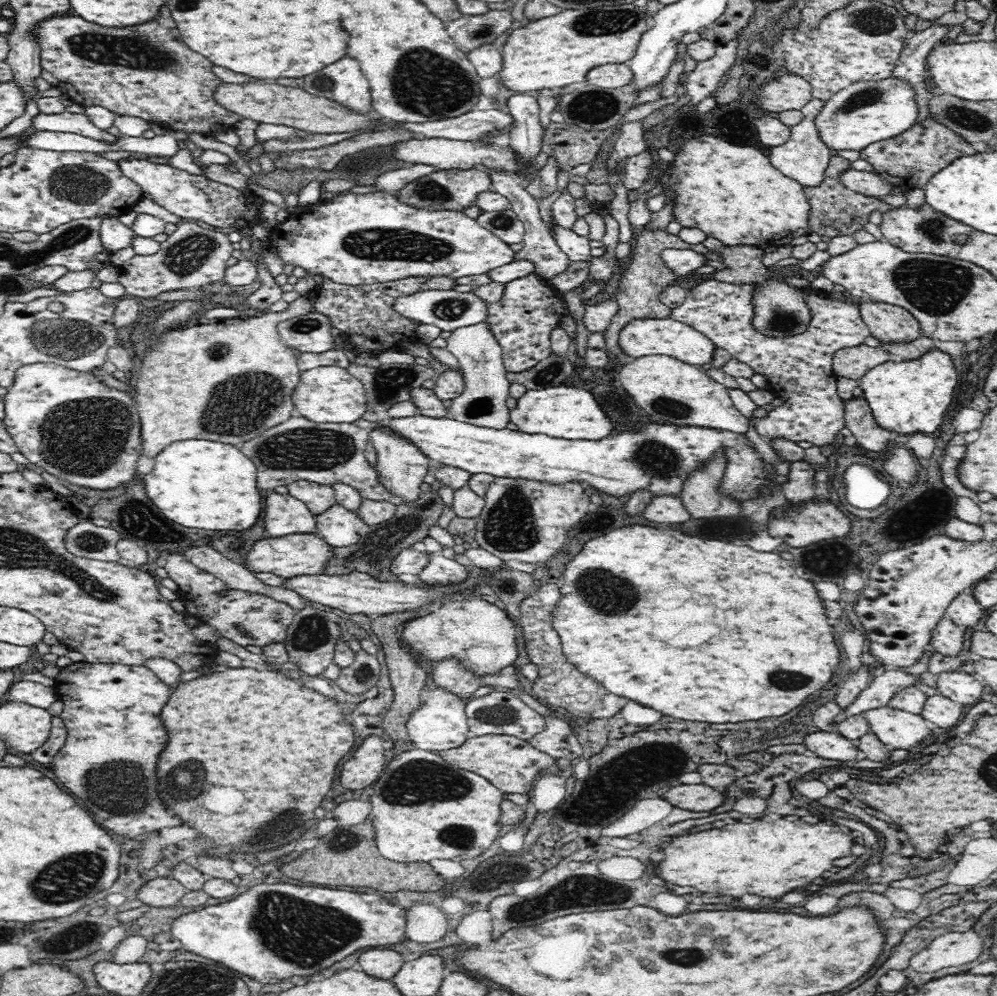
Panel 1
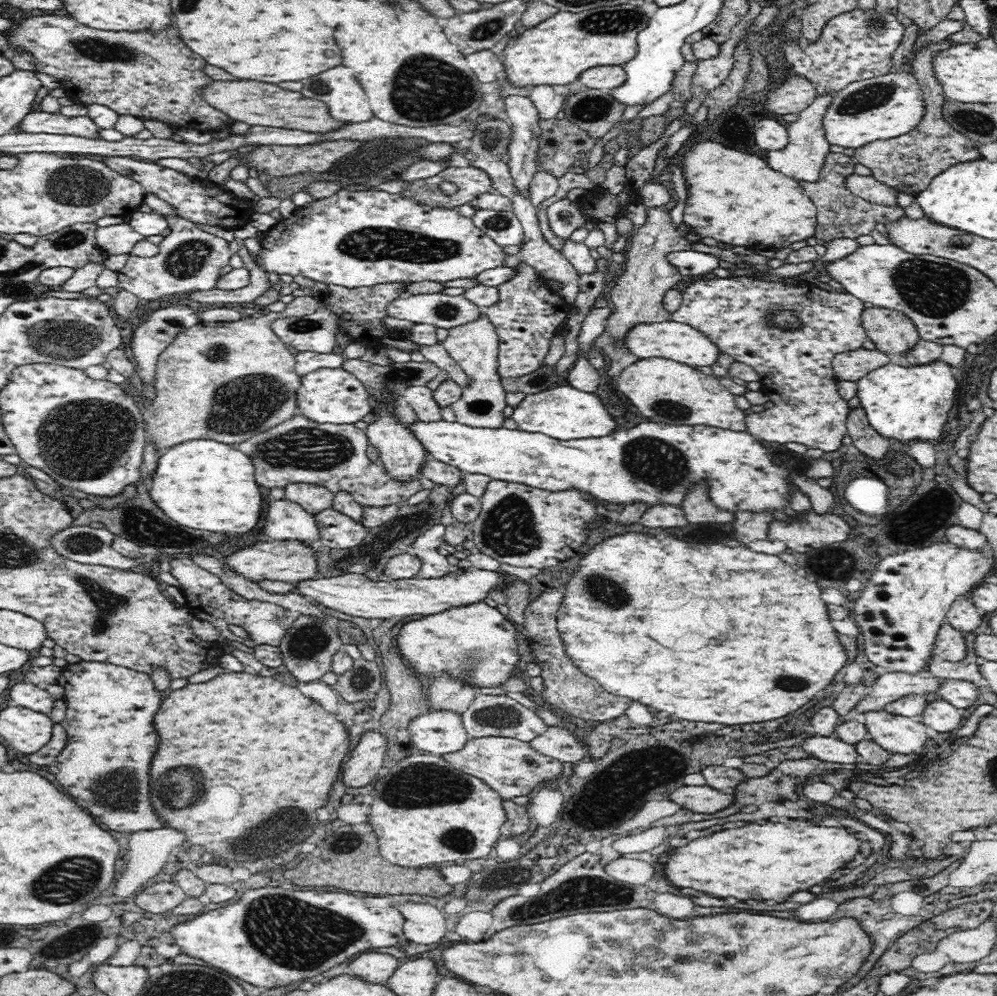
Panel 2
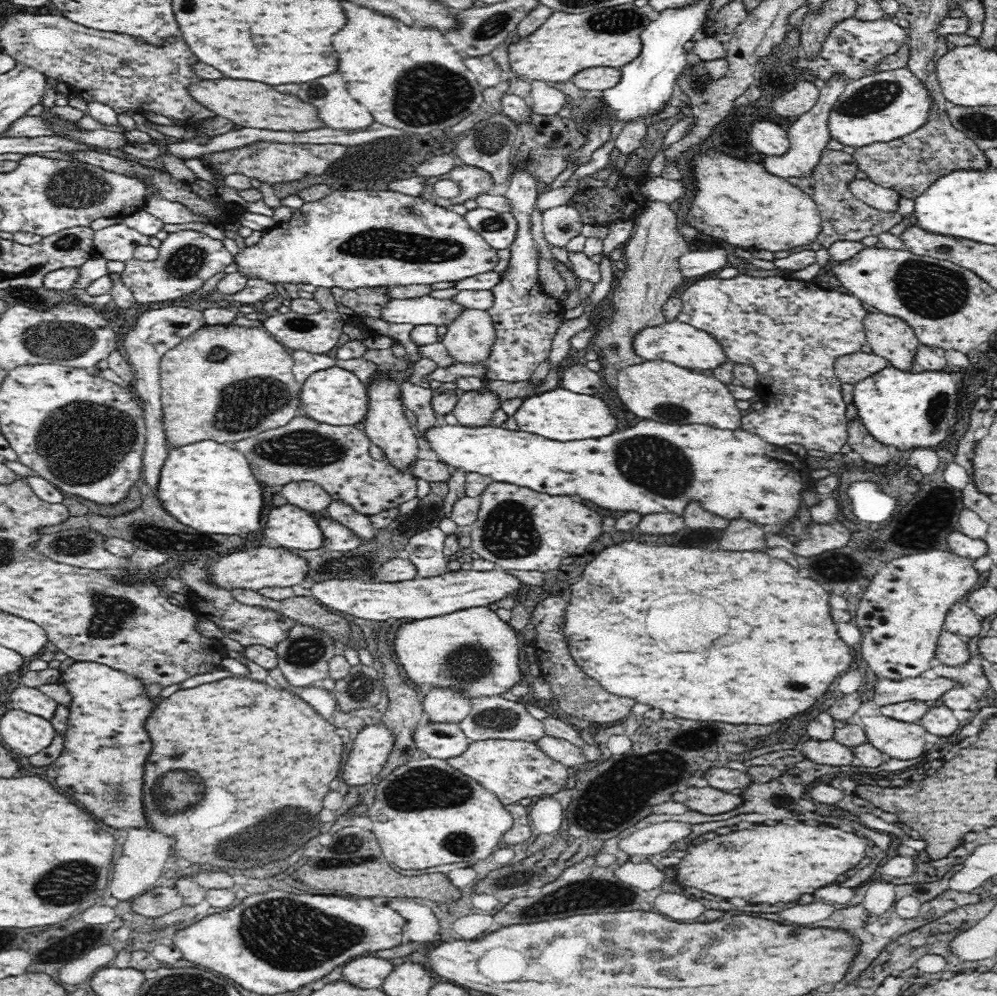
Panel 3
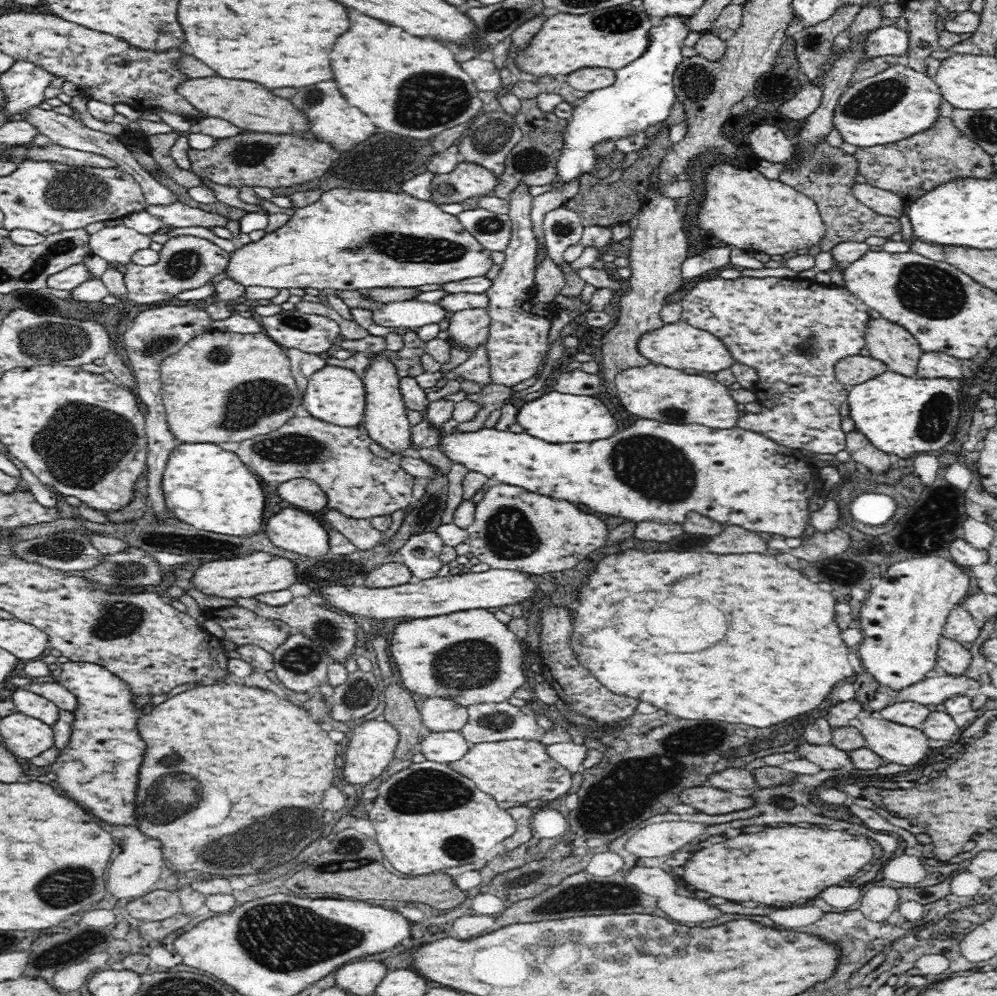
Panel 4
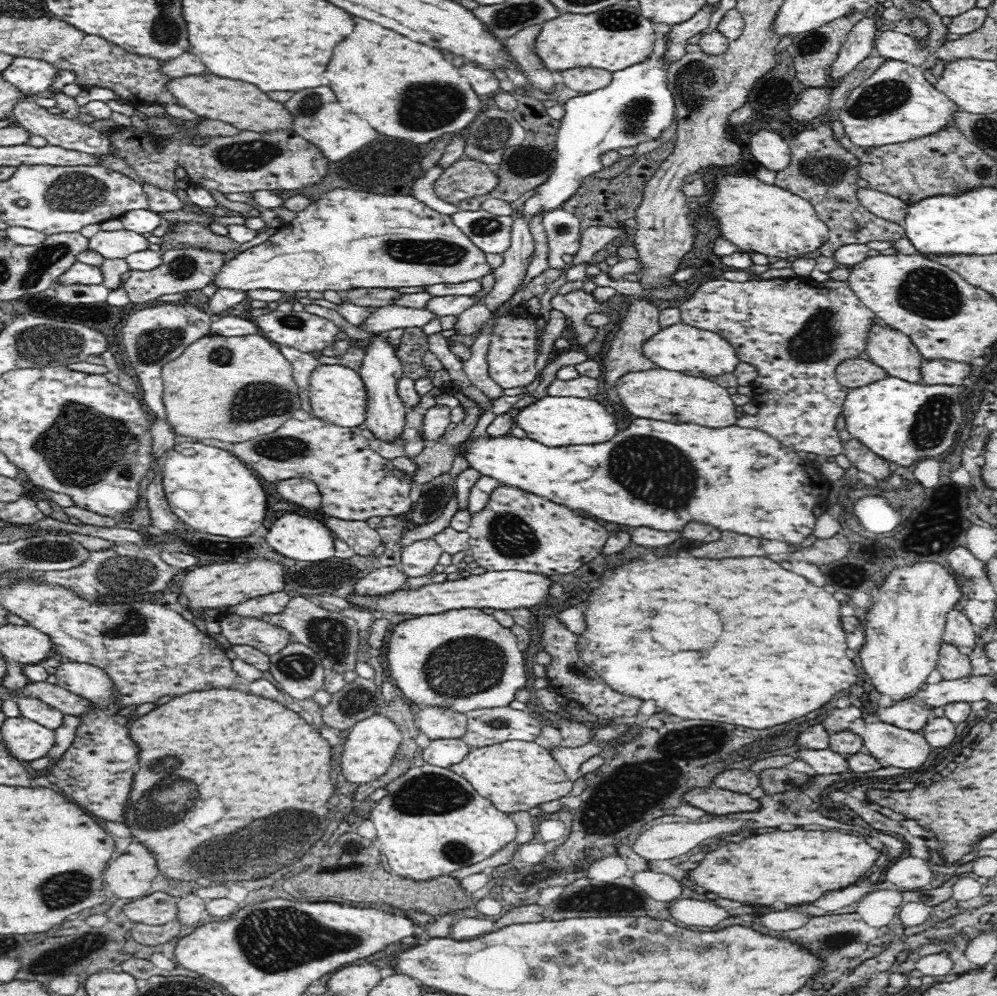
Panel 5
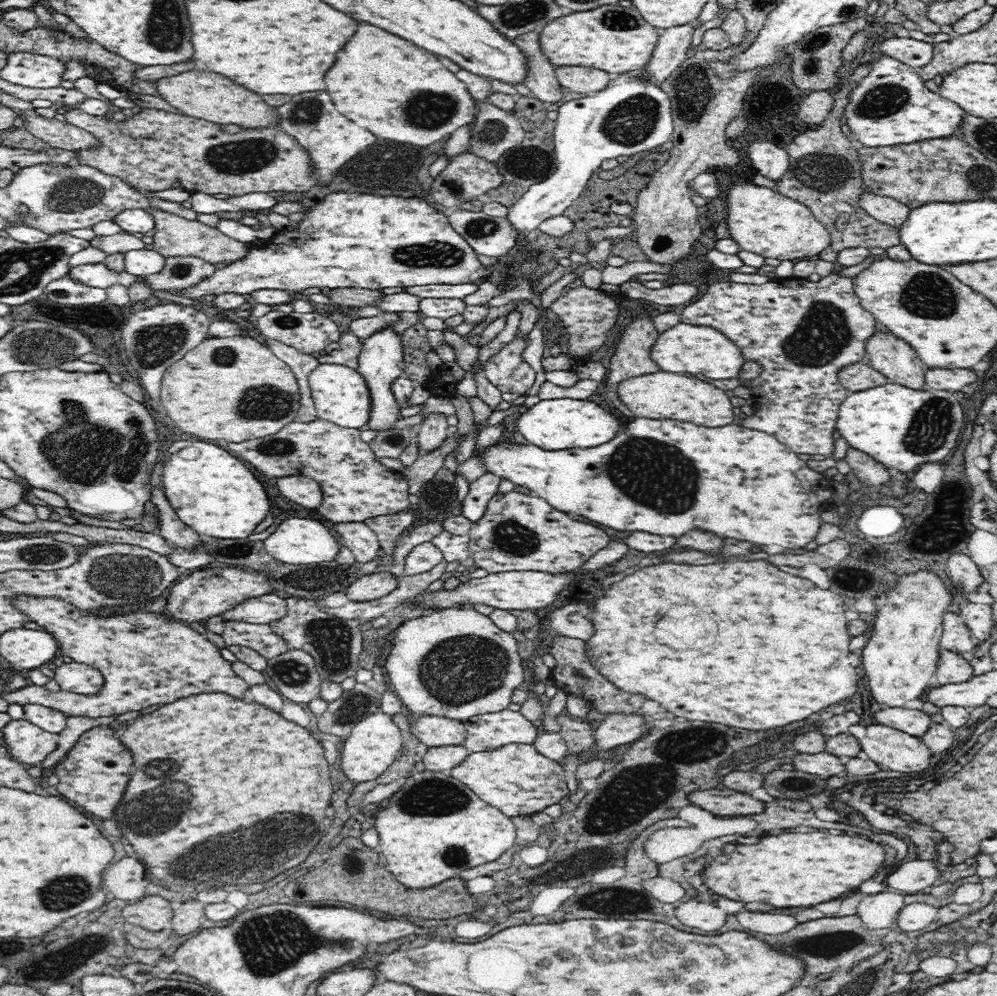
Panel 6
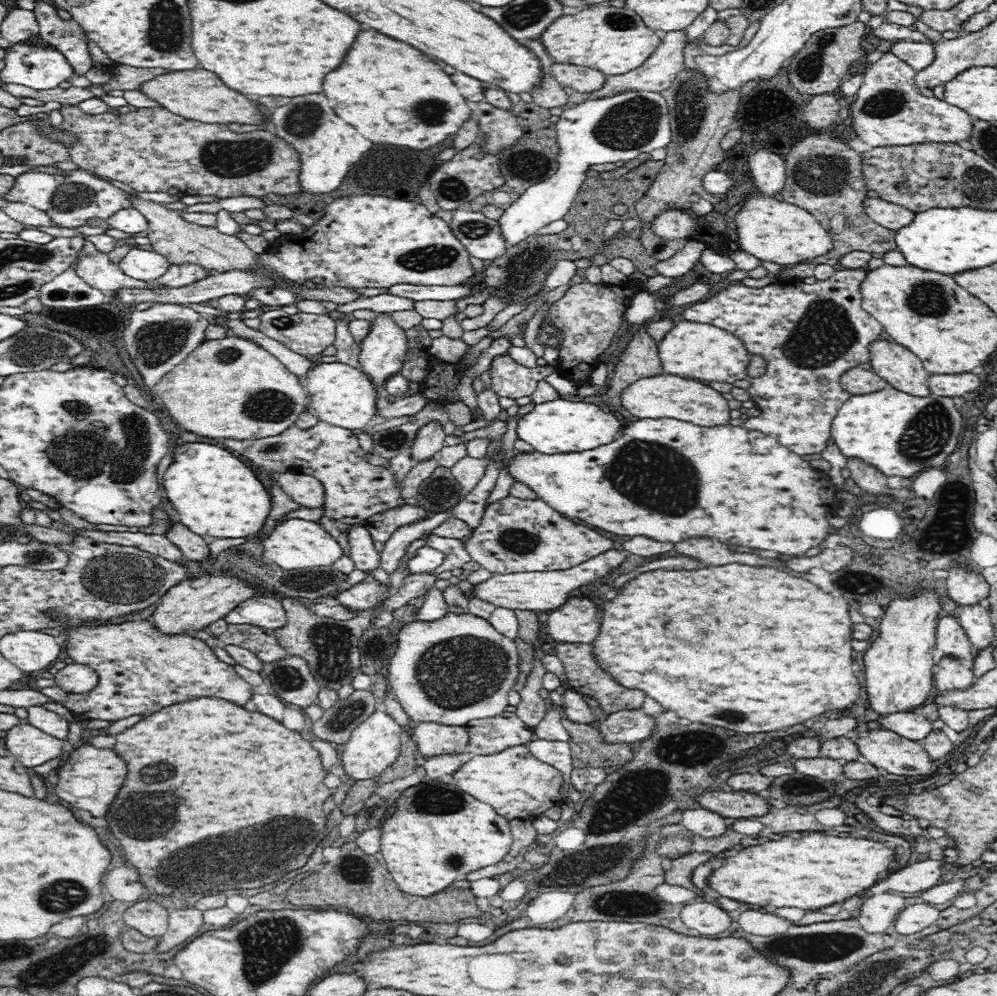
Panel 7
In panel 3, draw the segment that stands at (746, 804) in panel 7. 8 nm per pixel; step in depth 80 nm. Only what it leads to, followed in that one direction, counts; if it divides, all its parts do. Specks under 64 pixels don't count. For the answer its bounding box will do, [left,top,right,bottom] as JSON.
[672,785,742,814]

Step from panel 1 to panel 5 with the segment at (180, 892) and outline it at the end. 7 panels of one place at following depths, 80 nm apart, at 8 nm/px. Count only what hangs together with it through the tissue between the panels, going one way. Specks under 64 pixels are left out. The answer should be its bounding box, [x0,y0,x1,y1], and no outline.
[120,891,178,926]

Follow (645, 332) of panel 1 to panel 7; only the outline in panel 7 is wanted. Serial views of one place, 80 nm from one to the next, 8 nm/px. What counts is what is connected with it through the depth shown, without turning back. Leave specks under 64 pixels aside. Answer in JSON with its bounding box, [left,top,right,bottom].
[658,320,751,384]

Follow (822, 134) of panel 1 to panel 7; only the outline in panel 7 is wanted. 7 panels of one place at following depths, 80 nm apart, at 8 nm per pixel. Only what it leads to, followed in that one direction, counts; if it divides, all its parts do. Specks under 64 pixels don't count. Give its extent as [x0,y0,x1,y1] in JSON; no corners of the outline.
[852,51,974,147]

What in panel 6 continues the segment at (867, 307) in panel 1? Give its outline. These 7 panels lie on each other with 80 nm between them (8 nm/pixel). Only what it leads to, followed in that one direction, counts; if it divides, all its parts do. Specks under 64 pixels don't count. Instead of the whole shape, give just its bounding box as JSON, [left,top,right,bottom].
[865,332,926,390]

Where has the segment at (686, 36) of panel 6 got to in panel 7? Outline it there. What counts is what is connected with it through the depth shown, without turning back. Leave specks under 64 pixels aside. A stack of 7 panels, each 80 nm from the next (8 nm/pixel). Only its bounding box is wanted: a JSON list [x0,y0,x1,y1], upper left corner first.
[589,31,687,98]

